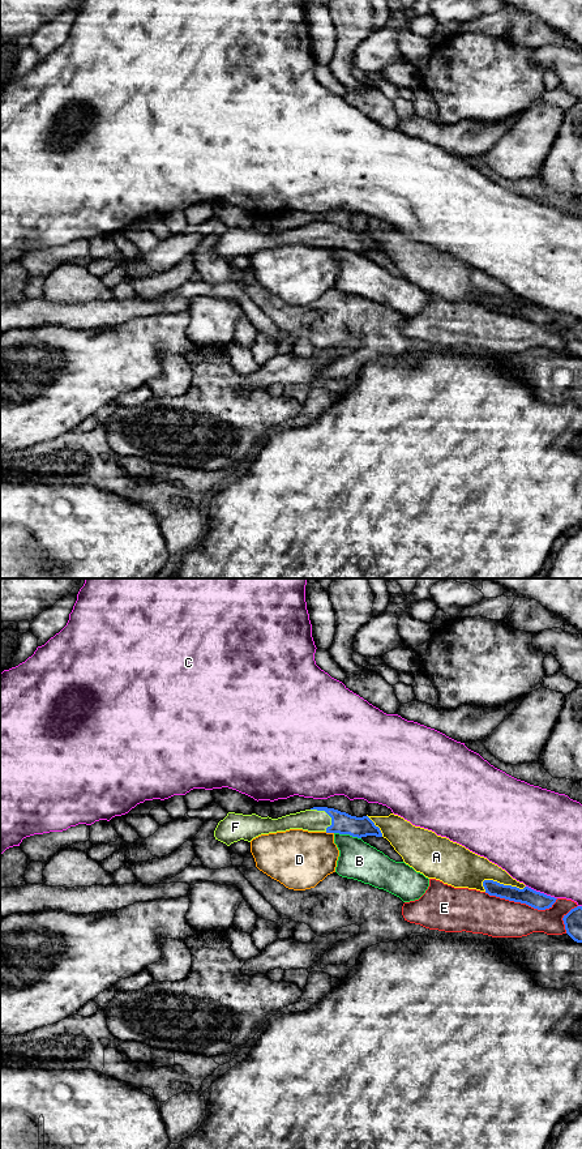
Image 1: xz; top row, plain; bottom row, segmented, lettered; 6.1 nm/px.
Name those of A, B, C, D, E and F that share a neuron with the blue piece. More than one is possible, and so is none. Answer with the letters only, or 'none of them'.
F

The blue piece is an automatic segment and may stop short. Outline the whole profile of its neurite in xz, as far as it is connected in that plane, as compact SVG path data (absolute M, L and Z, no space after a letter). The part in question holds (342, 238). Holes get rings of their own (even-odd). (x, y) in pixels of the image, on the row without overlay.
M313 222L278 234L261 232L256 228L243 230L228 227L218 238L214 252L230 261L240 255L251 257L261 249L290 244L350 249L358 253L367 251L382 252L380 243L368 231L356 232L328 222Z

